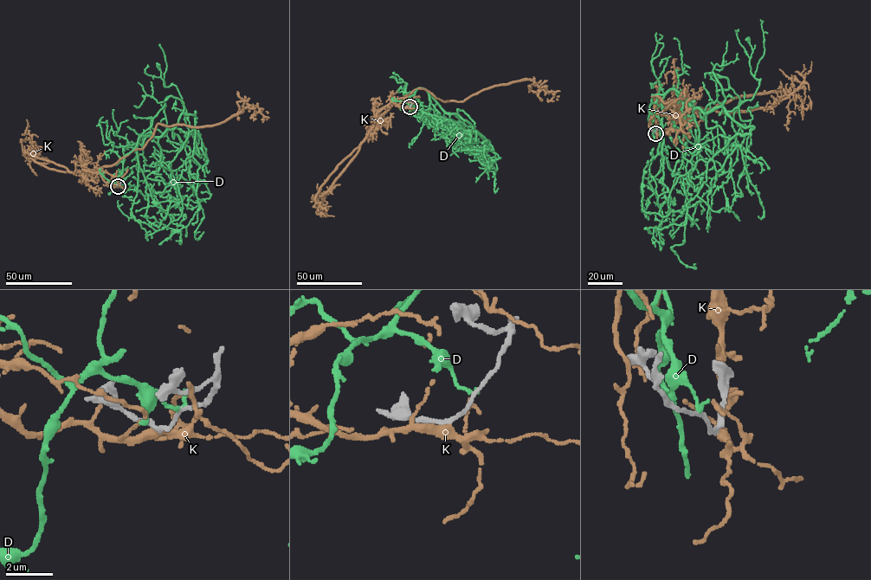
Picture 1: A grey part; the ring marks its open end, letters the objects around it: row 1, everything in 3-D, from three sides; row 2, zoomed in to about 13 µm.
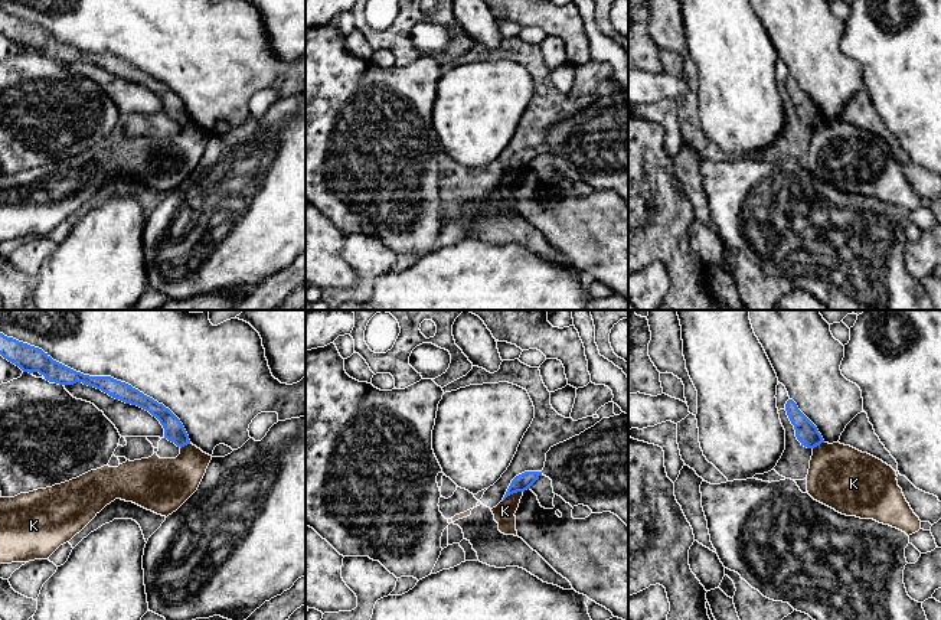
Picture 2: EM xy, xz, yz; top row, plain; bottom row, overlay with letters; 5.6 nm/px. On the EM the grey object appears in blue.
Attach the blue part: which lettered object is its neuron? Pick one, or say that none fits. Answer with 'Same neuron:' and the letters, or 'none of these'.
Same neuron: none of these

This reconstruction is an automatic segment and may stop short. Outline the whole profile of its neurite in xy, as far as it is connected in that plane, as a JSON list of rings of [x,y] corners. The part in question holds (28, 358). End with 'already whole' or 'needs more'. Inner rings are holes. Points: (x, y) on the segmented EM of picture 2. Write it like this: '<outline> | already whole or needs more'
[[[0,333],[0,355],[19,366],[23,372],[39,372],[49,382],[59,385],[82,382],[84,385],[101,389],[110,397],[125,404],[137,405],[160,421],[164,428],[164,438],[180,448],[190,444],[183,424],[169,408],[125,382],[117,381],[111,376],[84,375],[53,360],[42,349],[19,342],[13,337],[7,337],[3,333]]] | already whole

